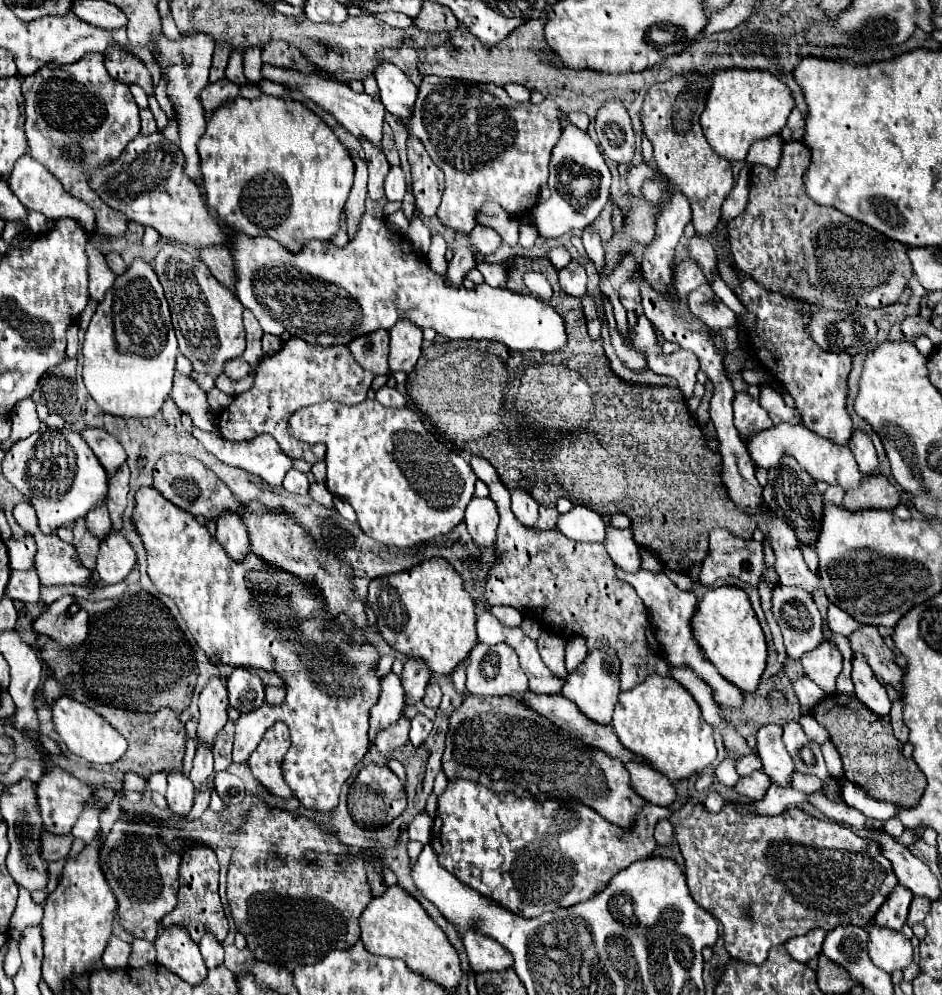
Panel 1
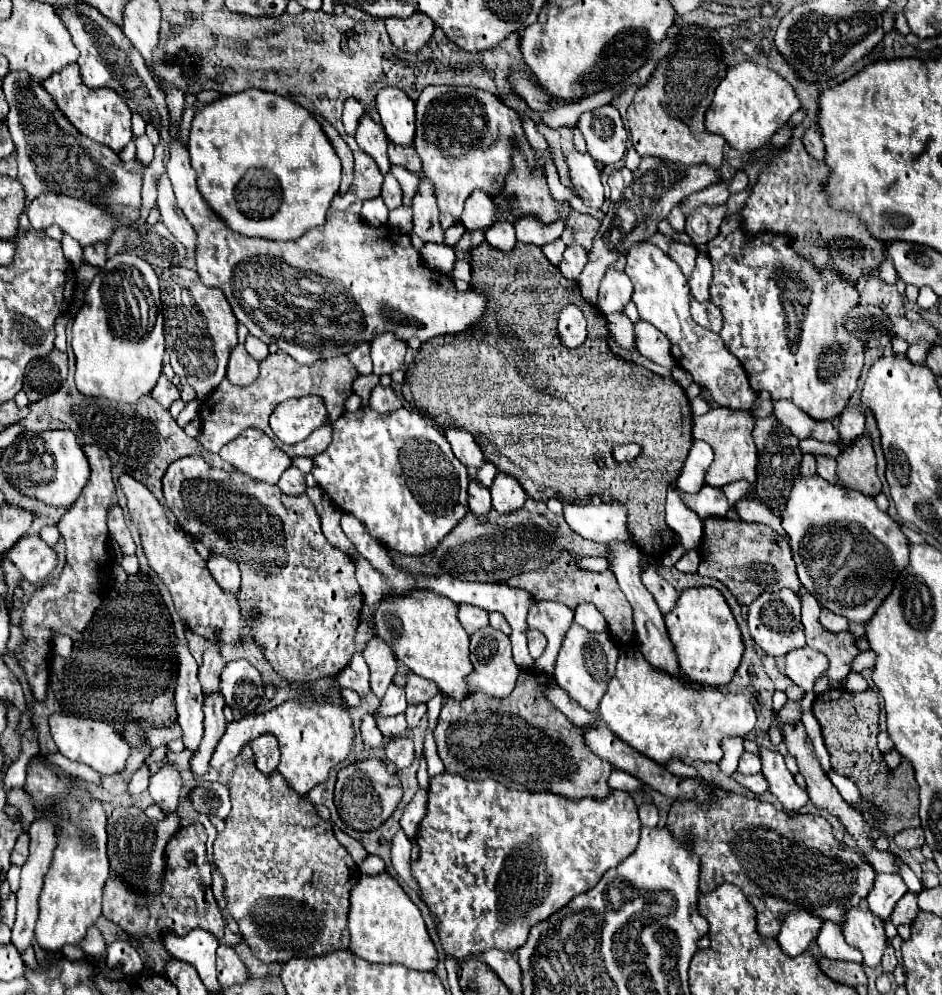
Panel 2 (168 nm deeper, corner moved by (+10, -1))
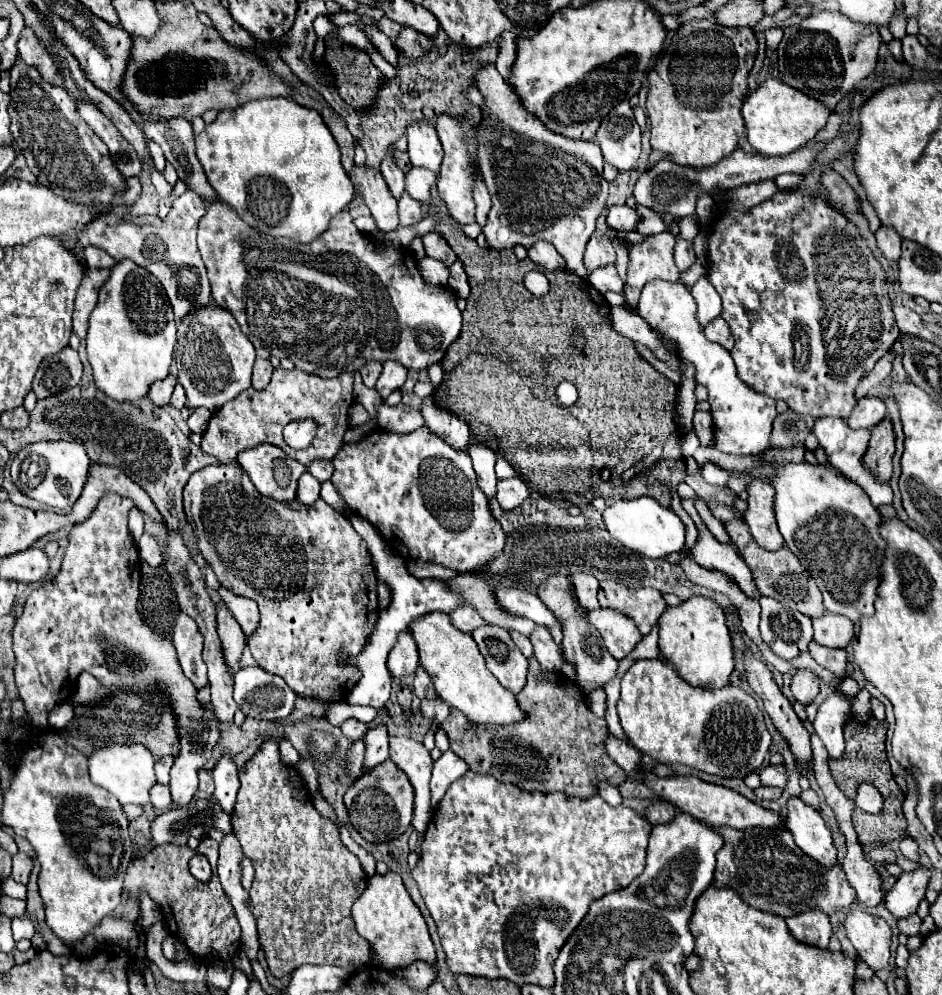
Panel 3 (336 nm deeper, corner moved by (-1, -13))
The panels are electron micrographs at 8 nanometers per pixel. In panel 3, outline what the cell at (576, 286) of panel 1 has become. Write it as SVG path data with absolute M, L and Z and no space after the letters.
M594 232L590 242L586 244L586 252L584 252L584 266L588 270L588 274L600 266L608 266L616 262L616 252L614 252L614 244L606 234Z

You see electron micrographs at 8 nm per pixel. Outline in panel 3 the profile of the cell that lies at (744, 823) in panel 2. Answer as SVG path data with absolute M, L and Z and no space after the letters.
M716 828L716 832L722 836L724 846L716 856L718 864L712 884L716 888L732 888L746 904L758 910L782 918L790 918L806 910L834 914L840 908L850 908L858 900L842 866L838 862L832 868L816 864L816 860L800 852L786 828Z

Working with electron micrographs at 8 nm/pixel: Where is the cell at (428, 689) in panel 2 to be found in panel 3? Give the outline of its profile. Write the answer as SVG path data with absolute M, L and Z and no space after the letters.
M418 666L418 670L416 670L416 678L414 678L414 696L418 698L418 700L436 700L438 696L436 696L436 690L434 690L434 686L432 686L432 680L430 680L430 676Z

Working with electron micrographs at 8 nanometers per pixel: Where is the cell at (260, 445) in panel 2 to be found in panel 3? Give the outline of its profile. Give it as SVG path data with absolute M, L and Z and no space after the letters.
M272 444L244 450L236 462L248 474L256 490L274 500L294 500L296 482L306 472L306 466L286 458L286 454Z

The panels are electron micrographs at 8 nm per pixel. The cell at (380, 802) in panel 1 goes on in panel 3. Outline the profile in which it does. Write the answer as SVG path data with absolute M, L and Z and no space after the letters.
M384 760L372 772L362 774L344 794L344 804L350 814L352 826L368 842L390 842L398 838L412 822L414 790L408 776L392 762Z

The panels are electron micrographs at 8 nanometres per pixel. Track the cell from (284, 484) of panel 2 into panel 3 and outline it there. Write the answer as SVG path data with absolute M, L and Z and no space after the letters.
M304 472L304 474L300 476L296 498L298 498L302 504L314 504L314 502L320 498L320 482L318 482L310 472Z

